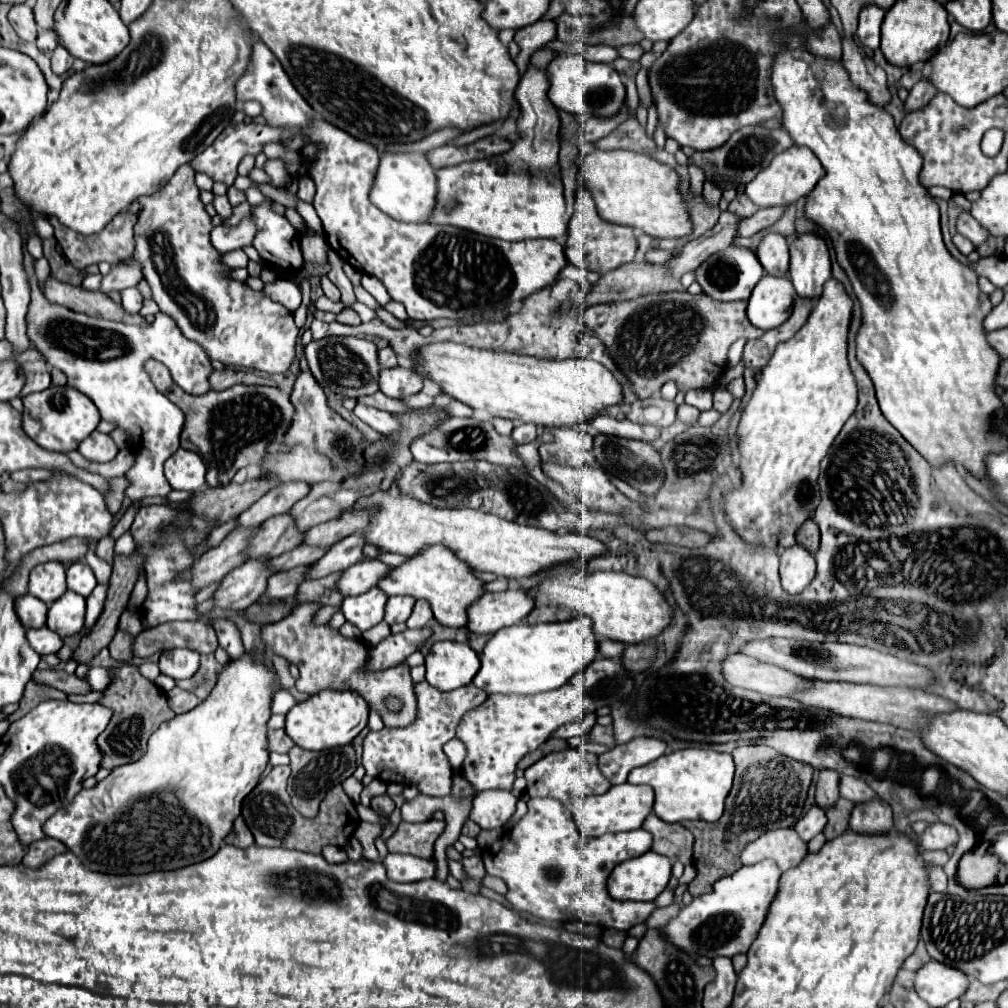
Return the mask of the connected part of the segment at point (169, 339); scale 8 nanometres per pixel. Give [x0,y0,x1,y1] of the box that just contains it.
[25,252,213,500]

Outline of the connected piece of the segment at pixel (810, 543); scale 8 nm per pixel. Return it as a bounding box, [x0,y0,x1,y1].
[797,520,819,554]

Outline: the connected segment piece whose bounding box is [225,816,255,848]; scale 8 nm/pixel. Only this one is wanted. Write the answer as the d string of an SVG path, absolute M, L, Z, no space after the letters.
M241 816L235 820L233 832L225 838L225 842L231 844L231 846L239 846L239 848L249 848L249 846L253 846L253 842L255 842L255 840L253 840L253 834L251 834L251 830L247 828L247 824L243 822Z

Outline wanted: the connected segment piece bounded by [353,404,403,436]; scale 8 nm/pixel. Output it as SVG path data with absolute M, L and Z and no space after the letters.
M357 404L353 412L355 412L357 418L361 418L365 424L369 424L379 434L391 436L391 434L397 434L397 432L403 430L399 418L391 412L383 412L383 410L371 408L371 406L363 406L363 404Z

